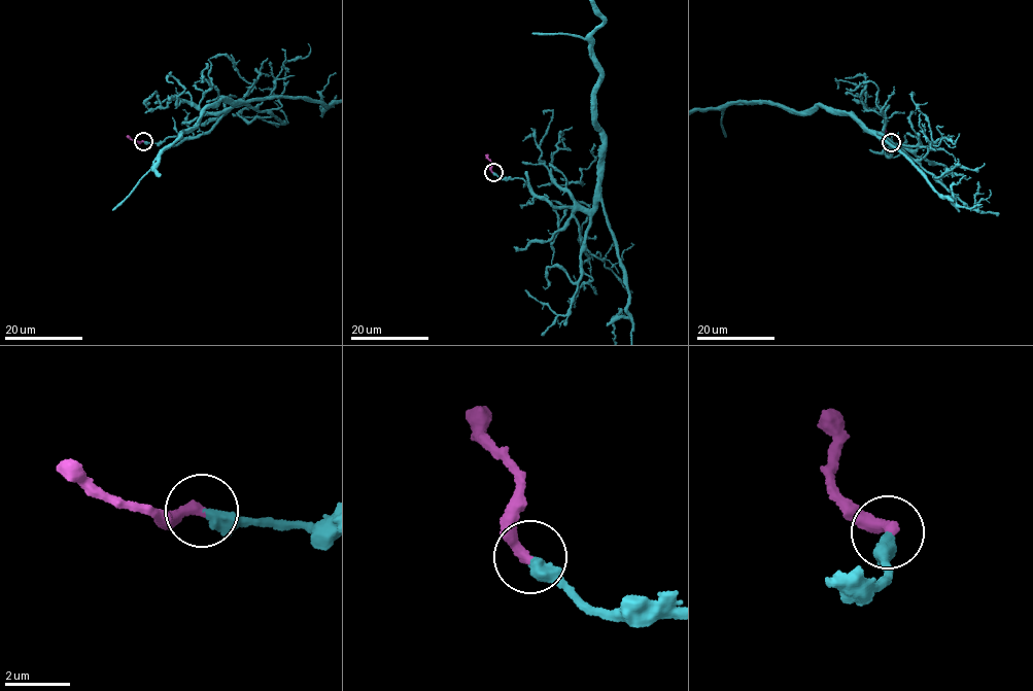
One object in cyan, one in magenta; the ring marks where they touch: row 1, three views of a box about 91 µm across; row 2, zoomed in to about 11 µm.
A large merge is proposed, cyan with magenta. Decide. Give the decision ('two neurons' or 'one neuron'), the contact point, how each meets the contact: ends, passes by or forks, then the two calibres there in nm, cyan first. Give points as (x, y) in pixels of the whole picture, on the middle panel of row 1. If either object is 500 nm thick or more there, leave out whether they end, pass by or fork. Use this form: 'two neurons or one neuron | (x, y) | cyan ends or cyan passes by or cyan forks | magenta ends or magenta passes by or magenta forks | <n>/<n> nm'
one neuron | (493, 172) | cyan ends | magenta ends | 420/360 nm

